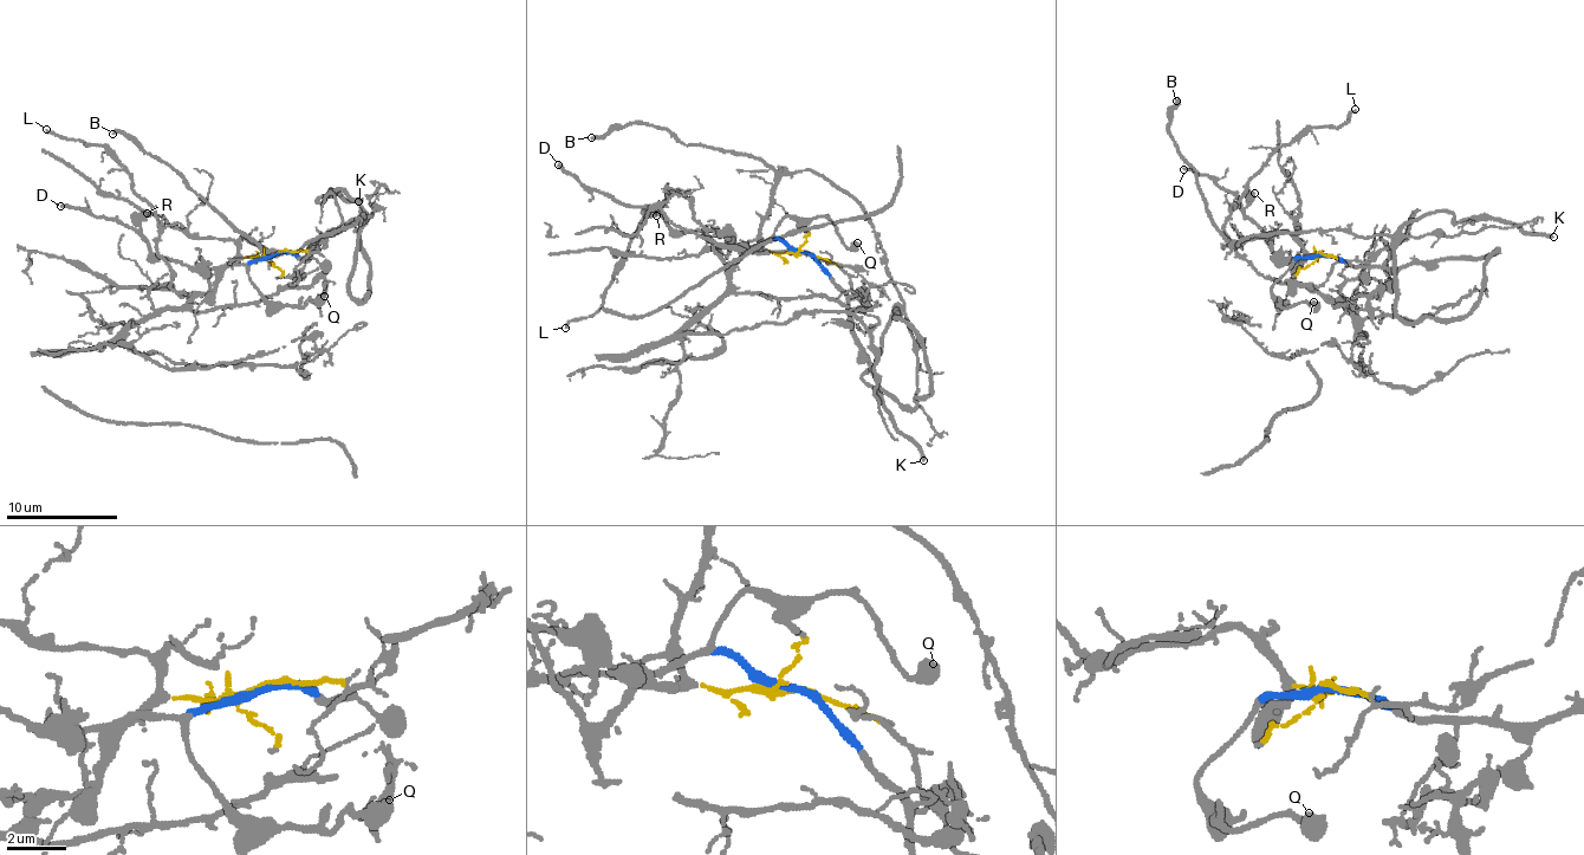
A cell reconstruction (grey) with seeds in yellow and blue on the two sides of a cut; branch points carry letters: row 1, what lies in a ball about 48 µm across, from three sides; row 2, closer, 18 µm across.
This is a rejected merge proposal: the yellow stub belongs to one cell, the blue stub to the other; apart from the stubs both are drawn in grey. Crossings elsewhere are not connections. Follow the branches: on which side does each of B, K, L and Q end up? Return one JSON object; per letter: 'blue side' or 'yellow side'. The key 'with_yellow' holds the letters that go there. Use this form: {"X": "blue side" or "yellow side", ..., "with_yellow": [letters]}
{"B": "yellow side", "K": "blue side", "L": "yellow side", "Q": "blue side", "with_yellow": ["B", "L"]}

